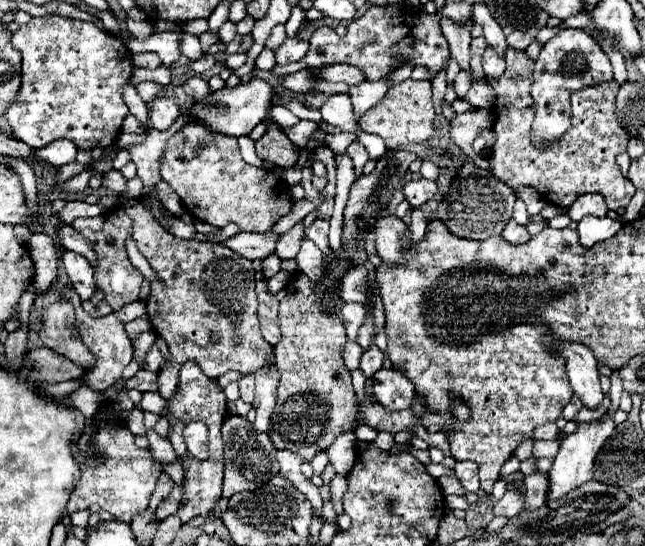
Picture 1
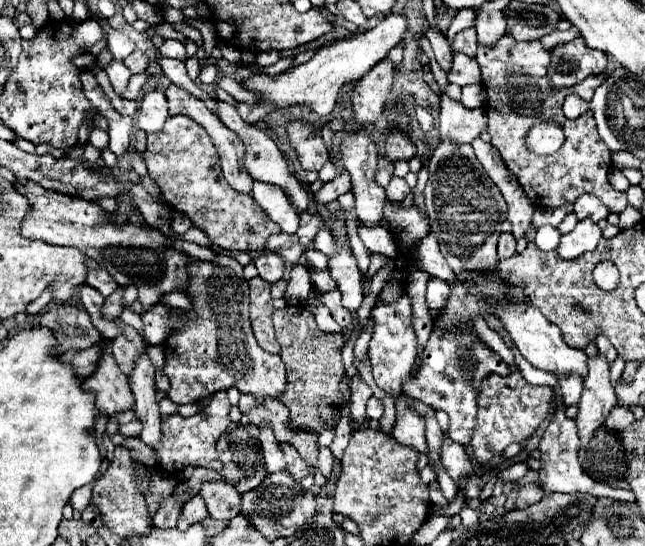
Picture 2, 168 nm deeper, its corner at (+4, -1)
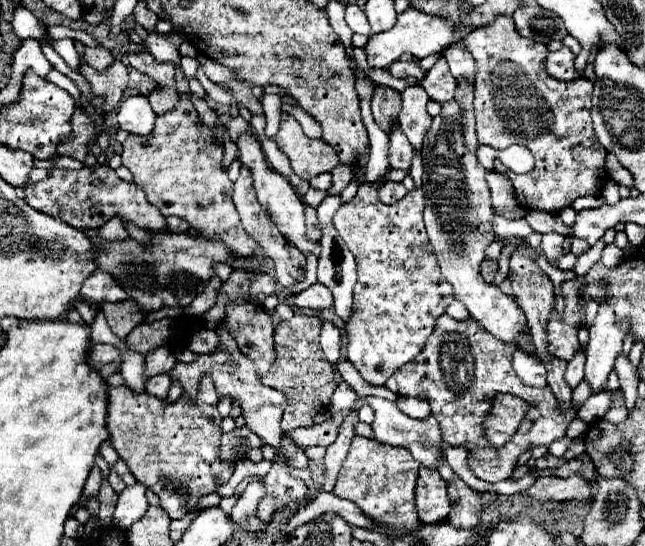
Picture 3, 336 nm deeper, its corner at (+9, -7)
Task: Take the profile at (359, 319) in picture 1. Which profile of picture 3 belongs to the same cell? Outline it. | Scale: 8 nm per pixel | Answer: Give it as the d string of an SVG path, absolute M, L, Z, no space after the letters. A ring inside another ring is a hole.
M320 283L310 285L306 291L302 291L294 297L296 307L312 309L312 311L326 311L332 307L332 303L334 303L334 297L332 297L330 289Z

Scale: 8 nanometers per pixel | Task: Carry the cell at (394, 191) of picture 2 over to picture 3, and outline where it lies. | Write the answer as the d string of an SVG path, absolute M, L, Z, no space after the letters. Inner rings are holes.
M386 181L386 183L378 189L378 197L380 197L380 201L386 203L386 205L402 199L404 195L406 195L404 185L402 185L402 183L394 183L394 181Z

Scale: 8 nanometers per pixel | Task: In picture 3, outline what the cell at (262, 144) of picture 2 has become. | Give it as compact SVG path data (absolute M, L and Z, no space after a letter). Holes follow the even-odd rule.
M240 135L236 139L236 145L238 145L238 159L244 167L248 167L250 175L252 175L252 185L256 189L256 195L258 195L258 201L260 205L268 211L268 215L272 217L272 221L276 223L276 227L280 229L280 233L286 237L288 243L296 245L302 253L314 253L314 255L320 255L320 243L314 243L314 241L308 241L306 239L306 225L304 225L304 203L300 199L300 195L294 191L294 187L290 185L290 181L286 177L282 177L280 173L276 173L274 169L268 167L268 161L264 159L264 153L262 153L262 147L260 143L256 141L254 135Z

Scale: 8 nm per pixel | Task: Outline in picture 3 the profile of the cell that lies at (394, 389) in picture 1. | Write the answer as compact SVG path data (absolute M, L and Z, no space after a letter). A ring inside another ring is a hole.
M362 183L358 187L356 197L350 203L344 203L336 215L334 225L340 237L346 241L348 249L356 257L358 269L358 283L354 287L354 305L352 317L346 323L346 333L350 337L348 343L348 359L356 365L360 375L370 385L384 385L392 373L396 373L404 363L416 359L416 355L424 349L428 335L434 329L436 317L440 317L446 307L452 303L452 285L442 277L440 267L436 263L436 255L426 235L426 227L422 221L424 211L424 193L422 189L414 189L406 193L404 199L384 205L378 195L376 187Z

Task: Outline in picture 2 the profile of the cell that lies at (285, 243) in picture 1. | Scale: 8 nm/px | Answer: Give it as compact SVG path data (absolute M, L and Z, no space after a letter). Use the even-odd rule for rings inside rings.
M305 211L301 213L301 225L299 225L299 231L297 231L297 237L303 245L309 245L315 237L315 233L325 225L323 217L317 213L317 211Z

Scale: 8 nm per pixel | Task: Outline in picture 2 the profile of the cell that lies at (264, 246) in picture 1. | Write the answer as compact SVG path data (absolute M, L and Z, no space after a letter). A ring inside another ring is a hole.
M279 233L279 235L273 235L269 237L267 241L267 251L273 251L277 253L279 257L283 257L287 263L295 265L299 263L301 255L305 253L307 247L303 247L299 243L299 237L297 235L287 235L287 233Z

